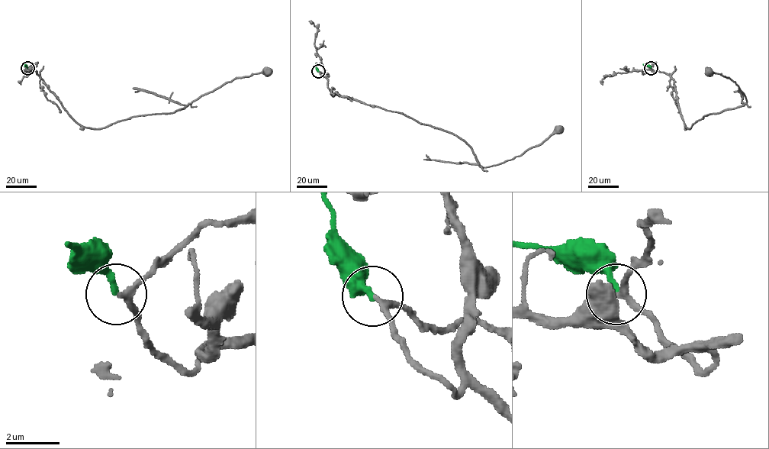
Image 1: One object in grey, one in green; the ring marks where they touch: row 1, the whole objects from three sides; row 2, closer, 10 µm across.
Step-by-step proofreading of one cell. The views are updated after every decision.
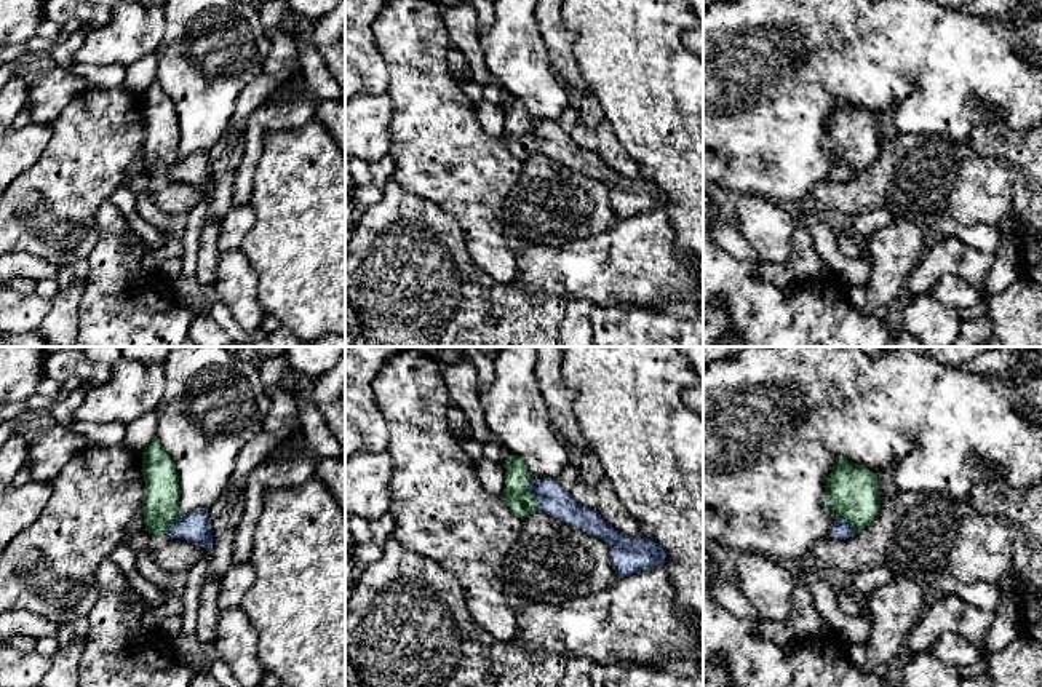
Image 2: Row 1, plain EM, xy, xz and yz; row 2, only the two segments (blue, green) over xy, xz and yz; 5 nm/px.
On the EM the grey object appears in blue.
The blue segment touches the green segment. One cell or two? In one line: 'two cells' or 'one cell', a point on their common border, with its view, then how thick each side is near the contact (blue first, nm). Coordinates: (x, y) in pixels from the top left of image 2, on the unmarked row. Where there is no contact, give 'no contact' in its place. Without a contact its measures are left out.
one cell | xz (532, 135) | 150/140 nm

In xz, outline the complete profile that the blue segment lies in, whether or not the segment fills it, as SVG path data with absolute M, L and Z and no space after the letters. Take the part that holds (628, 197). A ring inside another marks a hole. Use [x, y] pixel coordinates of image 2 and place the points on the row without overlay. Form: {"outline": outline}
{"outline": "M518 97L503 107L507 149L521 161L537 152L579 169L610 190L610 208L618 220L665 206L665 193L649 181L628 179L606 166L595 150L577 145L571 134L564 133L558 121L531 120L524 102Z"}

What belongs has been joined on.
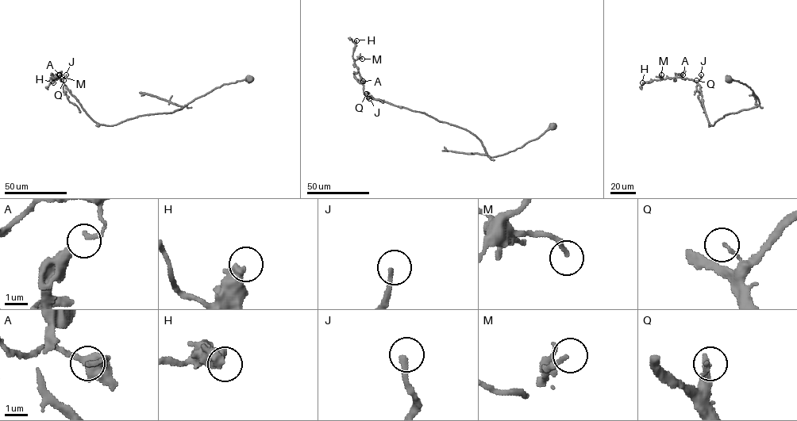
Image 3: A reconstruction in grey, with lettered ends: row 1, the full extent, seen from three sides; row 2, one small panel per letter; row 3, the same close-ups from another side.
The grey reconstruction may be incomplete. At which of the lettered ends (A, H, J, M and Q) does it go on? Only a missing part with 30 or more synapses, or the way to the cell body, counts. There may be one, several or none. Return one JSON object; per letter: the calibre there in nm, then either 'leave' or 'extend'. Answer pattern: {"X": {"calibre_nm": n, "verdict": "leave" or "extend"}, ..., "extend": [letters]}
{"A": {"calibre_nm": 160, "verdict": "leave"}, "H": {"calibre_nm": 500, "verdict": "leave"}, "J": {"calibre_nm": 200, "verdict": "extend"}, "M": {"calibre_nm": 180, "verdict": "leave"}, "Q": {"calibre_nm": 110, "verdict": "leave"}, "extend": ["J"]}

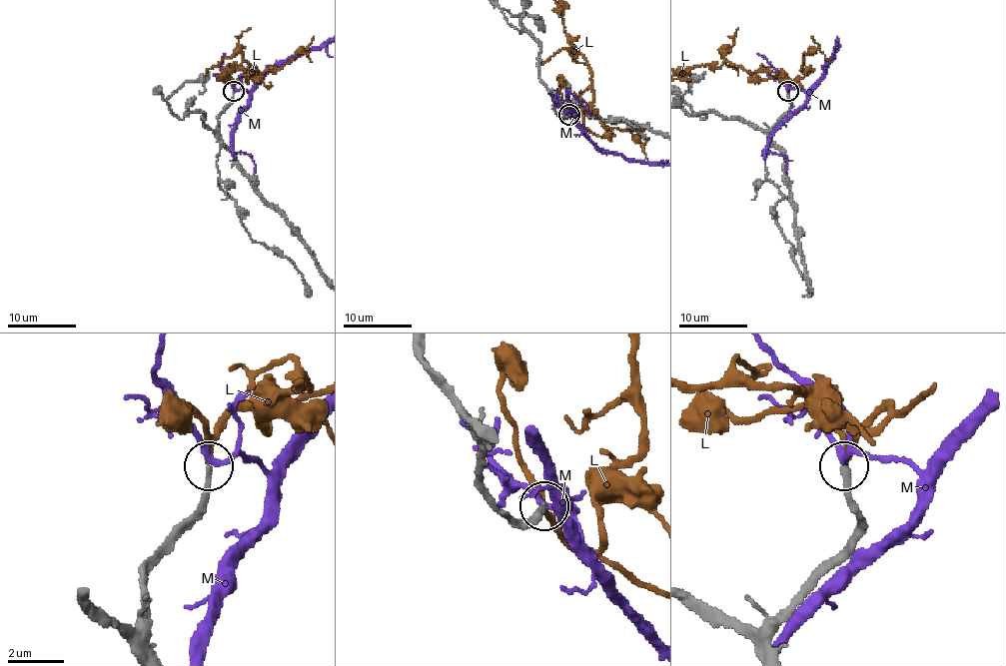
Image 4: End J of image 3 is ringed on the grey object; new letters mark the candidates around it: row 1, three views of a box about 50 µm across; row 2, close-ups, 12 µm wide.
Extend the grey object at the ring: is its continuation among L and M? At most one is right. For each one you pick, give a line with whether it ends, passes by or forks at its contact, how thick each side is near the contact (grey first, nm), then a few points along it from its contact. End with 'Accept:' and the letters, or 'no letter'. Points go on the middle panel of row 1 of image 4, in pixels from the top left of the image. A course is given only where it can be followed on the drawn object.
L: It passes by. Thickness 200 nm (grey) against 170 nm. Its course: (568, 114), (580, 126), (582, 110), (592, 100), (590, 69), (563, 29)
Accept: L

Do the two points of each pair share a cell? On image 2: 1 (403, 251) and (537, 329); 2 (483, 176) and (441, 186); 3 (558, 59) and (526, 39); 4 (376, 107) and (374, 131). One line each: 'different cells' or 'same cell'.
1: same cell
2: same cell
3: different cells
4: same cell

